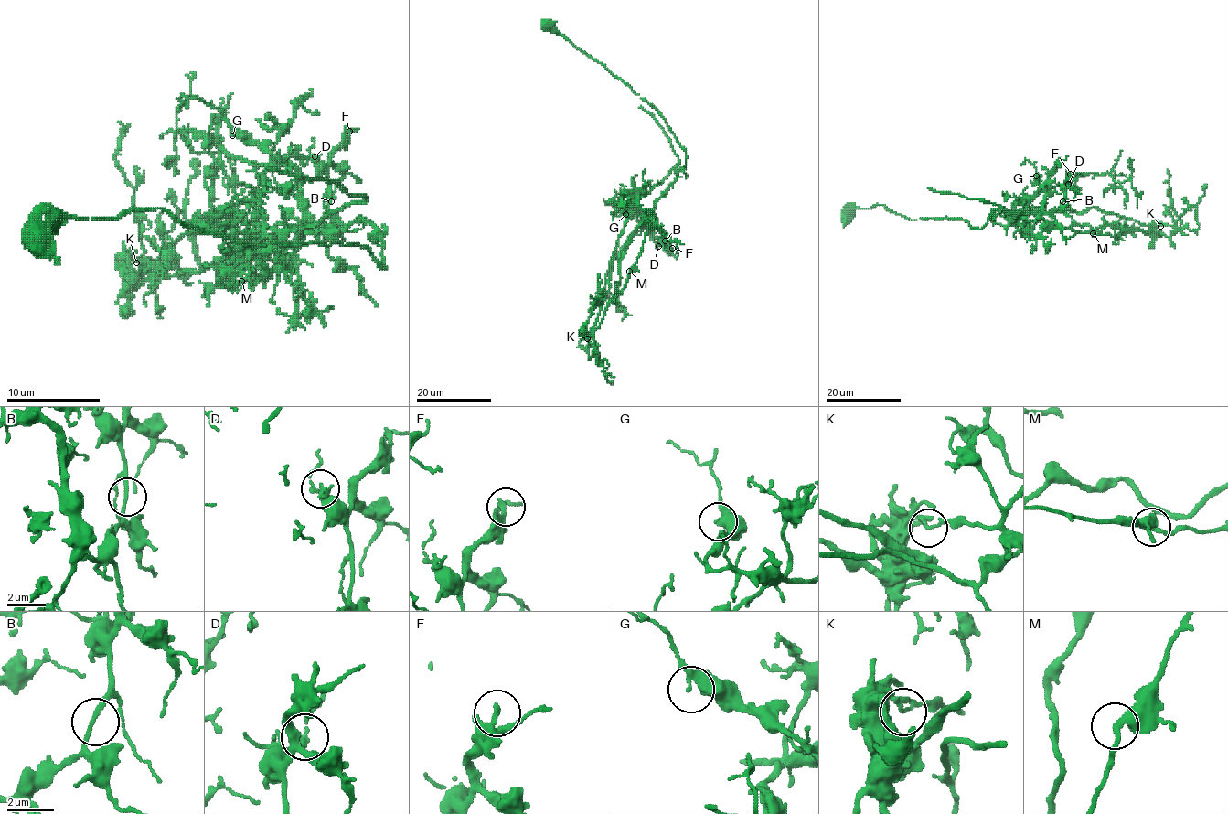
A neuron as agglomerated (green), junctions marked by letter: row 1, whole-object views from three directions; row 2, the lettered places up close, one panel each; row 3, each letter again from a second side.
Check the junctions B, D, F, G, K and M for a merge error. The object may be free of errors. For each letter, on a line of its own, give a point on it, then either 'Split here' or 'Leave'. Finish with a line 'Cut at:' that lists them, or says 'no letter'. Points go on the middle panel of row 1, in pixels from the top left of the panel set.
B: Place: (665, 240). Leave
D: Place: (658, 246). Leave
F: Place: (672, 248). Leave
G: Place: (625, 214). Leave
K: Place: (587, 338). Split here
M: Place: (629, 271). Leave
Cut at: K

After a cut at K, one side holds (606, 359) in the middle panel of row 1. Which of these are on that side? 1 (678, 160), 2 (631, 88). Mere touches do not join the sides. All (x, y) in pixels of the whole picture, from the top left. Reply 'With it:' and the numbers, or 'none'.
With it: 2

